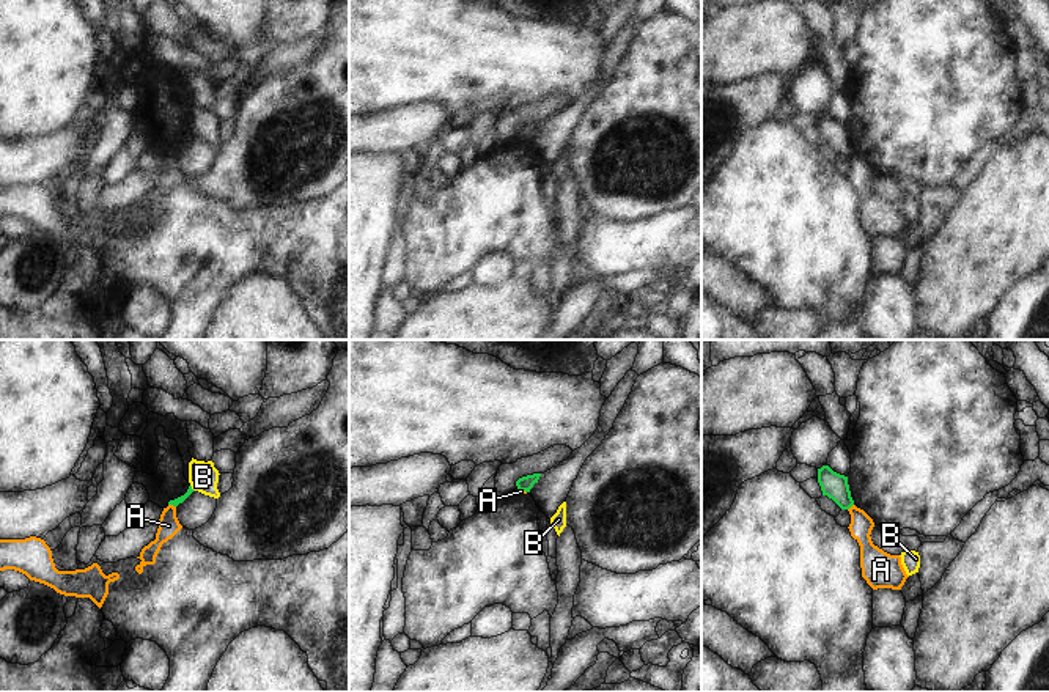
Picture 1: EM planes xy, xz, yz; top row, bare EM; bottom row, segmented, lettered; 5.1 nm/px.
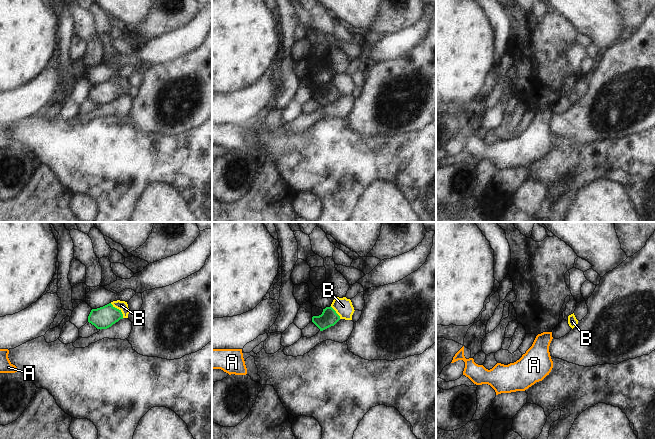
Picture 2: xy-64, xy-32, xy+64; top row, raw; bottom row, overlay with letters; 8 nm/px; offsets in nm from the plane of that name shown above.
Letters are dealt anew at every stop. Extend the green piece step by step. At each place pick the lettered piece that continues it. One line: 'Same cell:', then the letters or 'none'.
Same cell: none

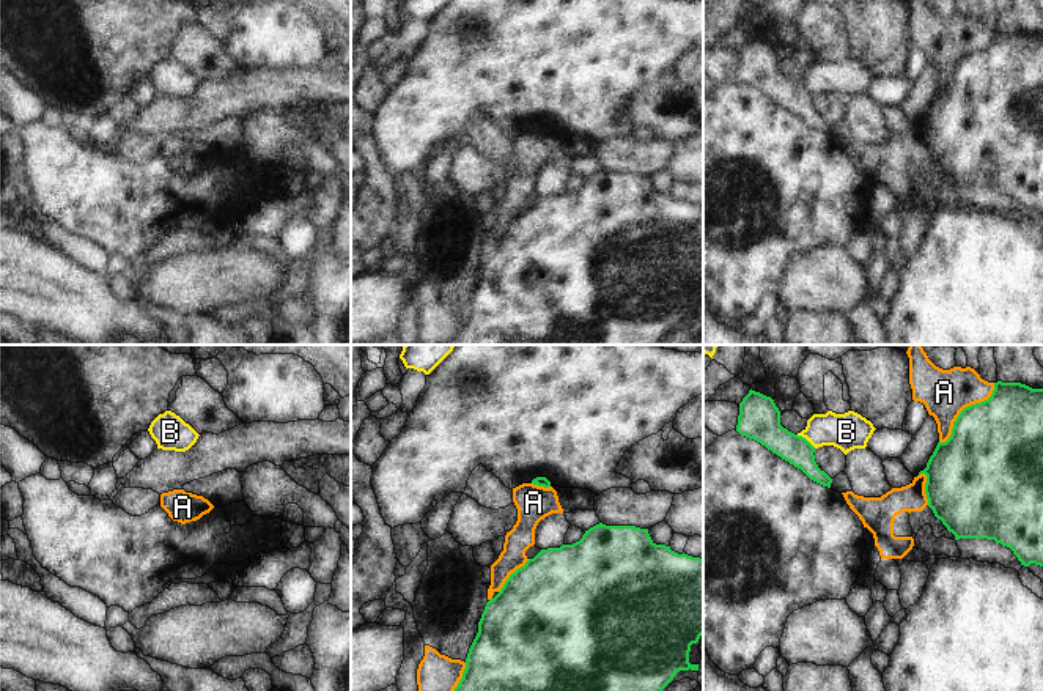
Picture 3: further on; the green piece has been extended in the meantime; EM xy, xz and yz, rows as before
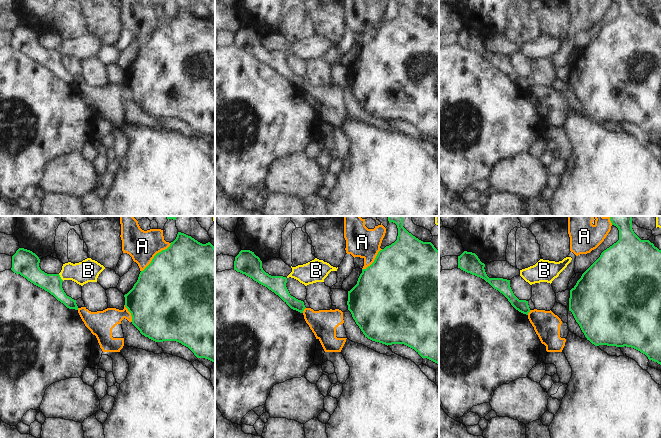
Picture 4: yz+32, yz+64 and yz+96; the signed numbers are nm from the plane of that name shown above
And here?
Same cell: none

